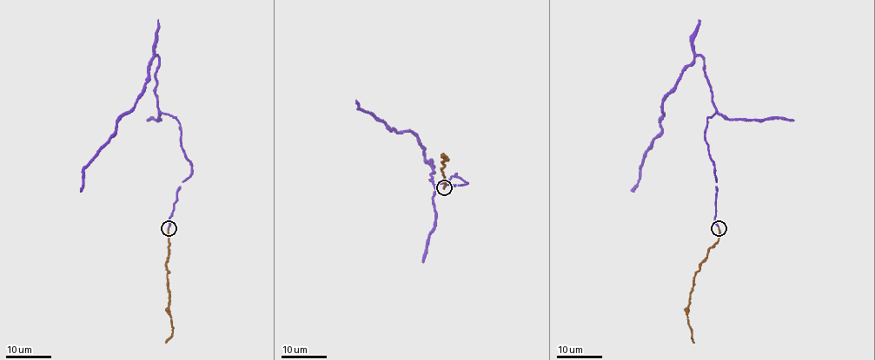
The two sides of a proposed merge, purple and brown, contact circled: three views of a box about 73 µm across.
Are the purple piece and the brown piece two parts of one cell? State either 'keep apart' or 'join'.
join

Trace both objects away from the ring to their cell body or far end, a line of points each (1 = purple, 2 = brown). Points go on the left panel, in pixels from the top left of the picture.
1: (168, 228), (192, 163), (182, 147), (179, 122), (159, 110), (156, 55), (145, 90), (84, 169), (81, 191)
2: (168, 228), (166, 268), (173, 335), (166, 342)

